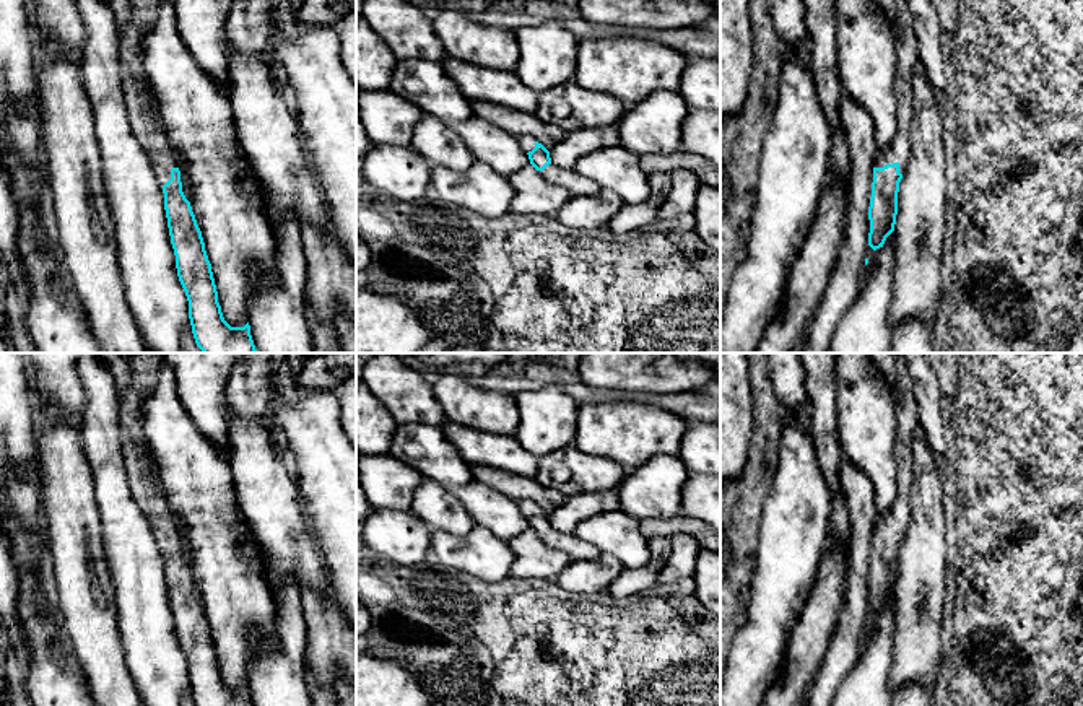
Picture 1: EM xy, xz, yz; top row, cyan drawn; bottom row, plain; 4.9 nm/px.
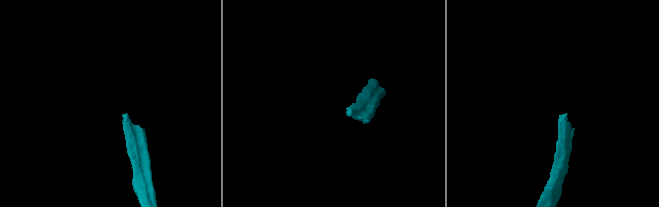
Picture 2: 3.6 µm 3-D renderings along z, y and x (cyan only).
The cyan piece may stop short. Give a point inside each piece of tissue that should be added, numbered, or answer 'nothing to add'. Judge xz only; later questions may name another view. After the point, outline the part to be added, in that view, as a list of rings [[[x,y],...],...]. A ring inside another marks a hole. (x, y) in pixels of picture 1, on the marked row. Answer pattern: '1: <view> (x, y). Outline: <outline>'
1: xz (527, 143). Outline: [[[517,137],[519,145],[525,153],[532,151],[535,148],[535,138],[533,137]]]

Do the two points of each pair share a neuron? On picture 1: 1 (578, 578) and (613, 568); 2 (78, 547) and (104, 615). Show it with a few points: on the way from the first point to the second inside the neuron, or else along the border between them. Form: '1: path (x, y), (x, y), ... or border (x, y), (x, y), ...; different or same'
1: path (586, 578), (592, 578), (605, 568); same
2: path (78, 563), (82, 586), (88, 599); same

